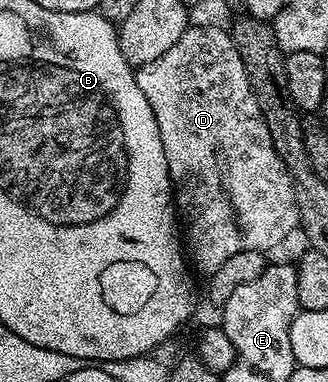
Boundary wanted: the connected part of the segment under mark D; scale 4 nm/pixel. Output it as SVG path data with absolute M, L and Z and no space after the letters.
M188 26L173 49L161 53L157 61L135 71L135 80L141 93L145 93L145 101L149 101L153 109L153 117L161 133L161 145L165 145L165 161L175 186L173 194L185 228L185 243L190 258L193 263L195 258L204 276L210 277L214 271L221 269L233 253L275 247L286 235L297 231L299 206L295 200L291 172L283 164L275 142L271 140L239 48L226 30Z

